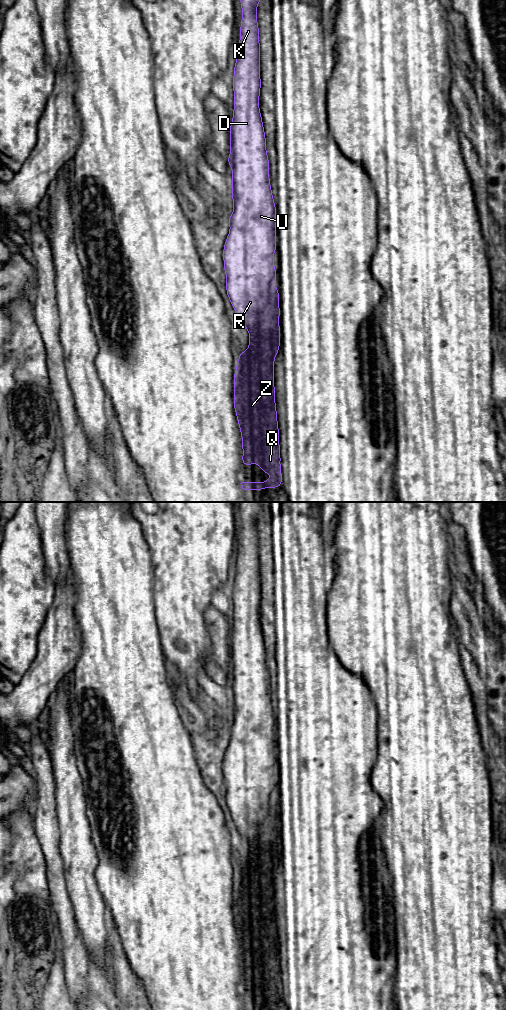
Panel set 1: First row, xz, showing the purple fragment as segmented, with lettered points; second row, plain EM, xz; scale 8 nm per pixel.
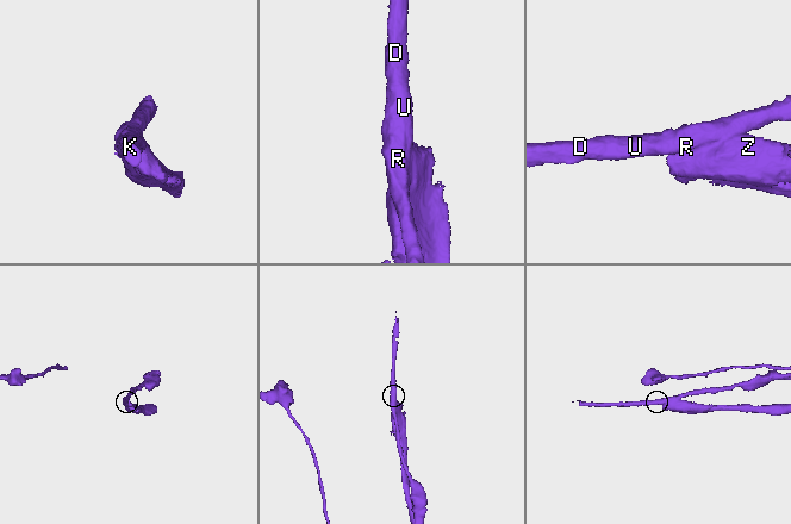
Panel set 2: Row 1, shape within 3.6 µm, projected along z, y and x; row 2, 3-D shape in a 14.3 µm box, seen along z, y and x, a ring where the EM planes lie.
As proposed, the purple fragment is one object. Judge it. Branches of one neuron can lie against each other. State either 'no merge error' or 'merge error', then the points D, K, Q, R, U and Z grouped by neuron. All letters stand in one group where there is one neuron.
merge error | D K R U / Q Z

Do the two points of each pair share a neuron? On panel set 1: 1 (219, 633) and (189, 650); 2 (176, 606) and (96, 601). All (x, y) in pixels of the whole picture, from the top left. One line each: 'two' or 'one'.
1: two
2: two

